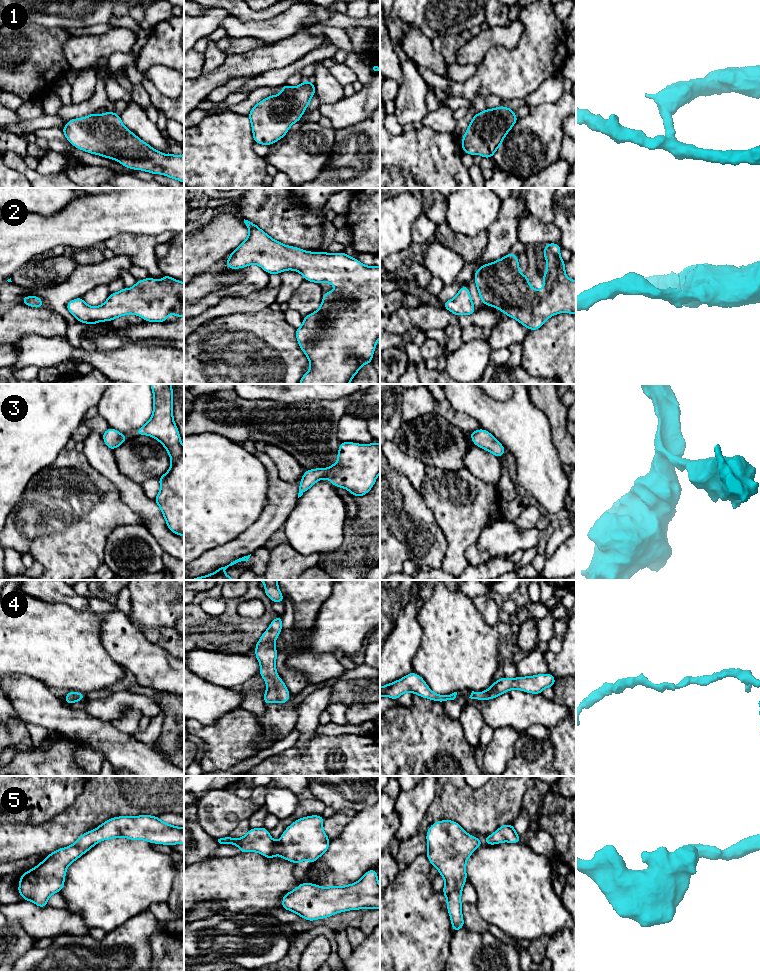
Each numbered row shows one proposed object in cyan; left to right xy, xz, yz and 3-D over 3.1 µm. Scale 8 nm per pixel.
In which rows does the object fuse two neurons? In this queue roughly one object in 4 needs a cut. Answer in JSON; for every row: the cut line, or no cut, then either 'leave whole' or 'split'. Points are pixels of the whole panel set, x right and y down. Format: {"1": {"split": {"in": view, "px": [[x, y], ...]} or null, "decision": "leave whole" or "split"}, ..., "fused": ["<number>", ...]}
{"1": {"split": null, "decision": "leave whole"}, "2": {"split": null, "decision": "leave whole"}, "3": {"split": null, "decision": "leave whole"}, "4": {"split": null, "decision": "leave whole"}, "5": {"split": null, "decision": "leave whole"}, "fused": []}

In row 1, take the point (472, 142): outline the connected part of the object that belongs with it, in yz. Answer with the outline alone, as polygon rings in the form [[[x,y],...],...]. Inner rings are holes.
[[[505,106],[476,113],[461,139],[463,152],[492,158],[518,119],[514,110]]]

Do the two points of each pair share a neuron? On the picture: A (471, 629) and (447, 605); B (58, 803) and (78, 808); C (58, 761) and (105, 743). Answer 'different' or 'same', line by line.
A: same
B: different
C: different

